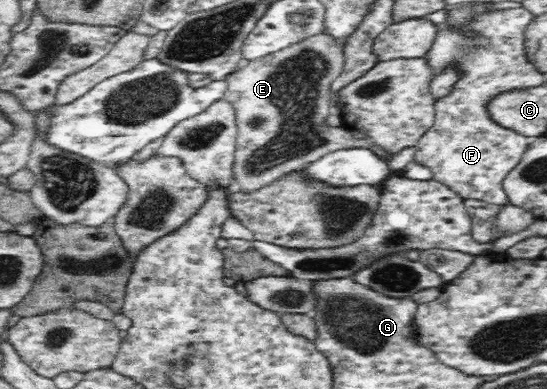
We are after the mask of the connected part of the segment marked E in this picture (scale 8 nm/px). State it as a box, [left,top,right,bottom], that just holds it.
[224,30,397,196]

